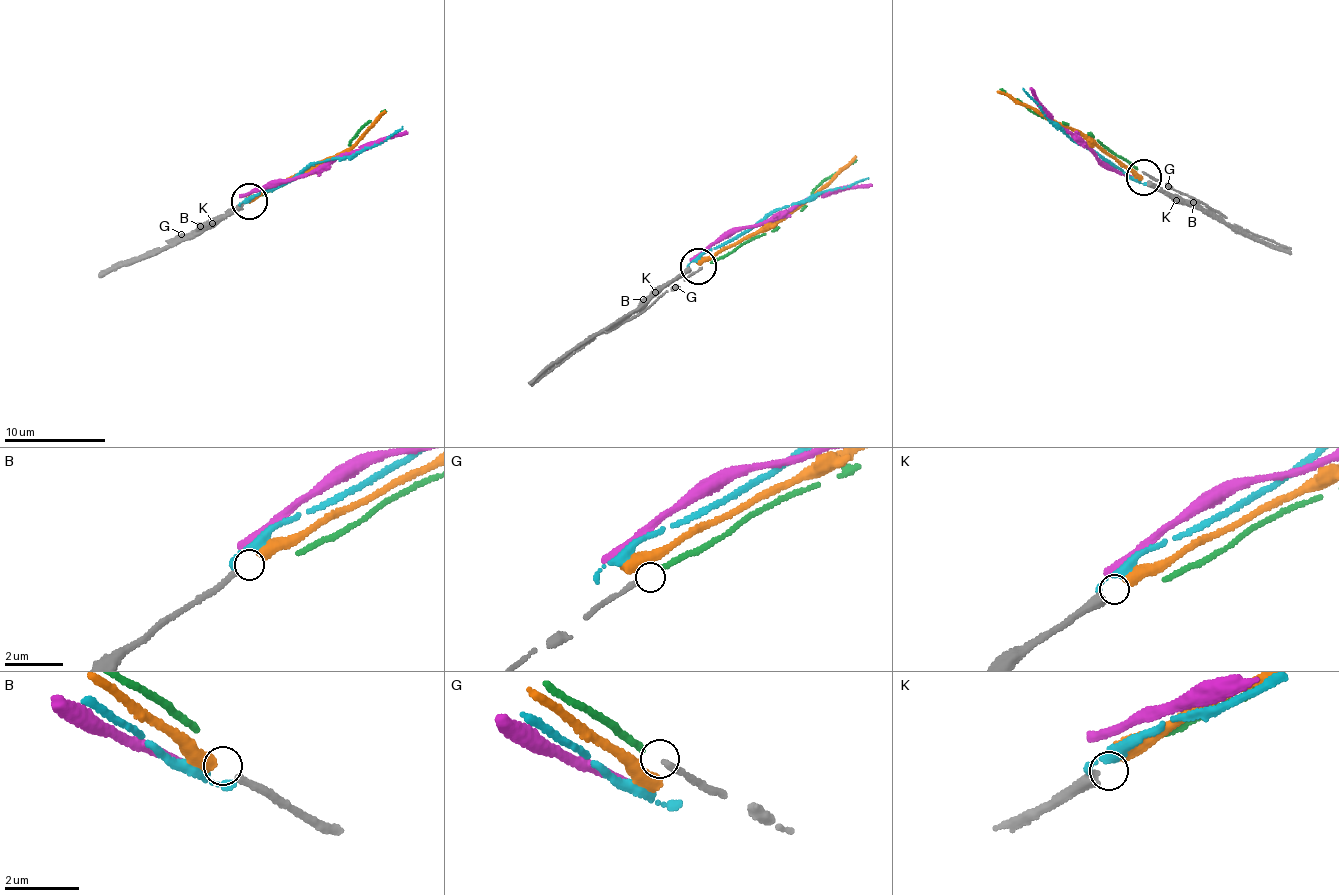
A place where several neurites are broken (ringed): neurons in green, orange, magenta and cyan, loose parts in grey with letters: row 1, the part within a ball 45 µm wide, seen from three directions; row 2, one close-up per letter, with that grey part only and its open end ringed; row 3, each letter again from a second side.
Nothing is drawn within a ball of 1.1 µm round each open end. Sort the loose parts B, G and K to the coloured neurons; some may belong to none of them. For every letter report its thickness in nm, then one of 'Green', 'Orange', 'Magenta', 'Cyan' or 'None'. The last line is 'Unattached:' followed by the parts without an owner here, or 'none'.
B: Thickness 200 nm. Orange
G: Thickness 170 nm. Green
K: Thickness 320 nm. None
Unattached: K

